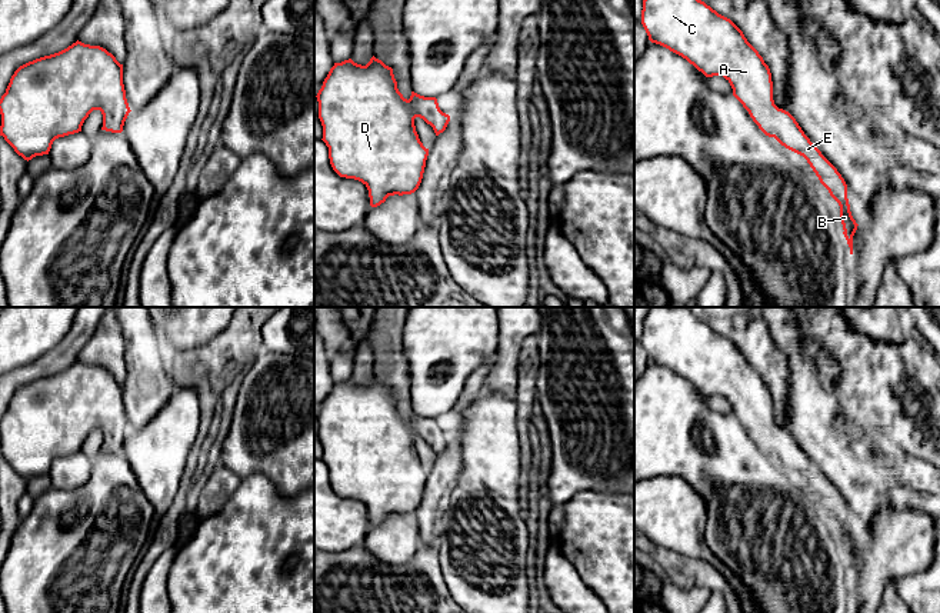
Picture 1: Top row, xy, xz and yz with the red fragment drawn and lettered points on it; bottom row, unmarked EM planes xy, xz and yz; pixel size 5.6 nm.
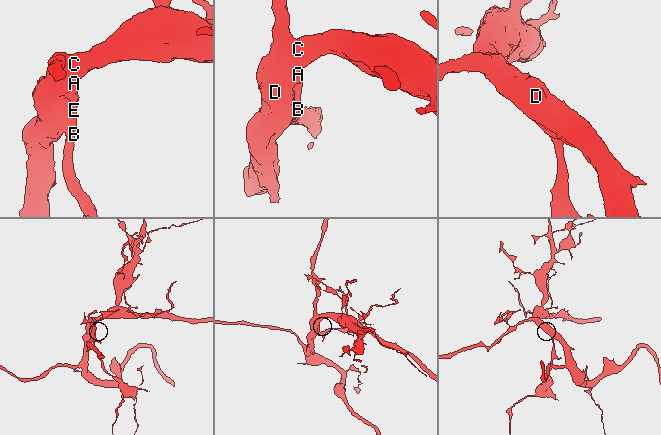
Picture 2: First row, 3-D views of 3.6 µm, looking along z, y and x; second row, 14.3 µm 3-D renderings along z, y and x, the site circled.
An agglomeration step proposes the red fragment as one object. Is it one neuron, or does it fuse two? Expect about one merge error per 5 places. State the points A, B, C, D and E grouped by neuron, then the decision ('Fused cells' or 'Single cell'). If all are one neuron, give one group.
Groups: A B C D E. Single cell

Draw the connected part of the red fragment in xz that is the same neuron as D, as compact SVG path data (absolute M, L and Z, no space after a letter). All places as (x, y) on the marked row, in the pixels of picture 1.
M374 56L366 66L351 59L334 63L316 97L323 126L321 140L329 147L333 170L340 177L361 181L369 190L371 207L380 206L389 196L411 194L419 189L429 149L419 139L414 119L423 119L436 136L443 133L450 121L436 97L411 91L410 99L404 99L397 89L393 69Z

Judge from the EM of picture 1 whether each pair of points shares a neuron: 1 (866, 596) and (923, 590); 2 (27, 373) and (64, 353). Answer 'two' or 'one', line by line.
1: two
2: one

